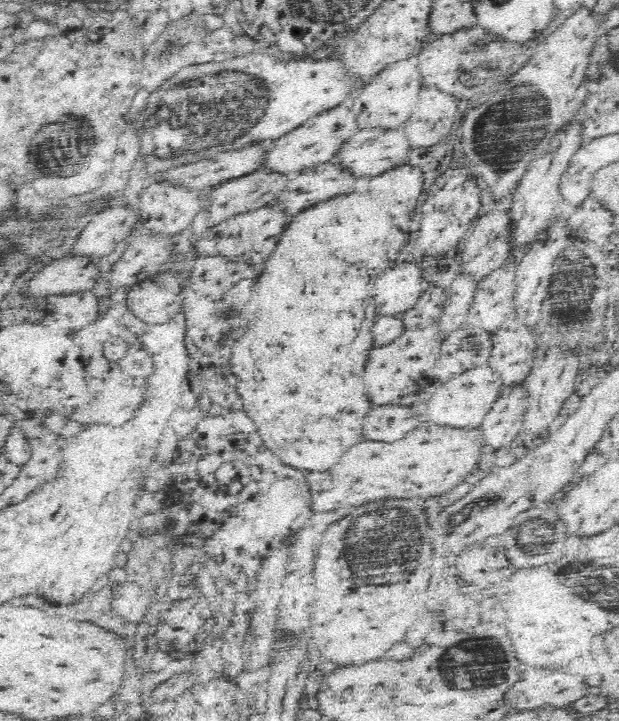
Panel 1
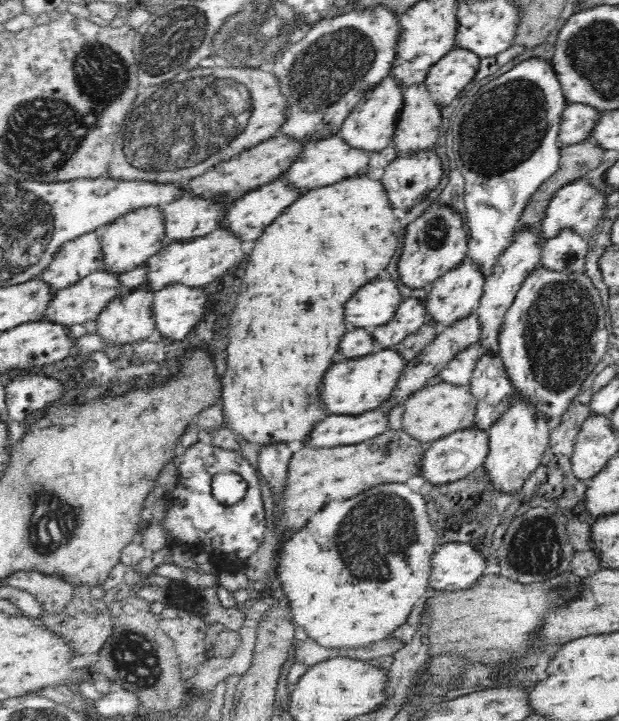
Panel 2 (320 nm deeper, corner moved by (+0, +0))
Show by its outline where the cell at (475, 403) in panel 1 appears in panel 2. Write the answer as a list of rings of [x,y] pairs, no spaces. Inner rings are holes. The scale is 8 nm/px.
[[[440,382],[439,384],[425,385],[404,400],[402,428],[404,431],[408,431],[412,437],[421,441],[435,441],[474,425],[476,404],[476,397],[472,395],[470,383],[453,385],[448,382]]]

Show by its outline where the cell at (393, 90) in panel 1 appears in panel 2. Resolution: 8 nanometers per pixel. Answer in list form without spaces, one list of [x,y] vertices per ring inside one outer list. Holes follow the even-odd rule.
[[[392,73],[383,78],[374,88],[366,92],[366,97],[356,105],[348,118],[344,120],[340,135],[350,145],[360,147],[366,151],[374,152],[384,150],[392,141],[400,118],[400,112],[404,108],[404,92],[406,86],[402,85]]]

